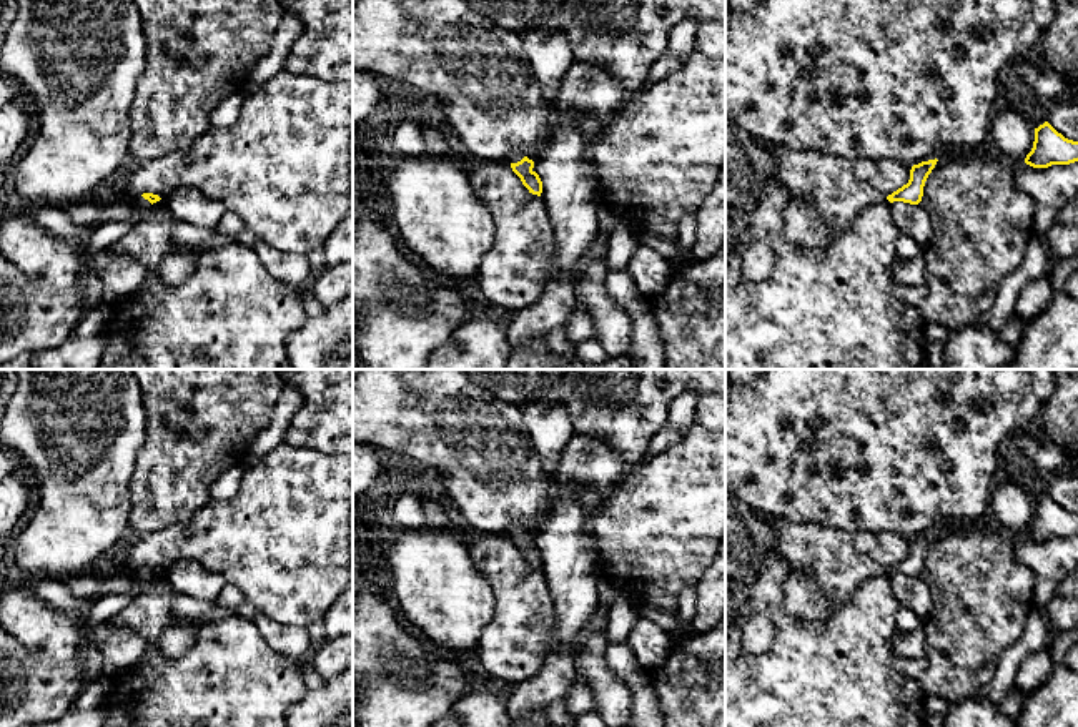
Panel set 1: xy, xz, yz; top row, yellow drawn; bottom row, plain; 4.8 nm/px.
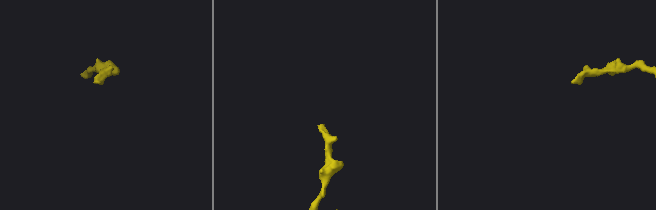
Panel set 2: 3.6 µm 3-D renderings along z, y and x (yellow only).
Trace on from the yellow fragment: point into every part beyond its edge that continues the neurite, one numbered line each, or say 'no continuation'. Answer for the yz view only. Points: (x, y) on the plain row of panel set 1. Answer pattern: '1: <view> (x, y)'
no continuation

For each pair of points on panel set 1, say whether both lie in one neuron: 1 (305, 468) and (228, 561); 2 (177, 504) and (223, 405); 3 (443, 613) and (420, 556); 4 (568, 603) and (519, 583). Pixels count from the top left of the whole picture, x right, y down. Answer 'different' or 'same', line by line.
1: same
2: same
3: same
4: different

